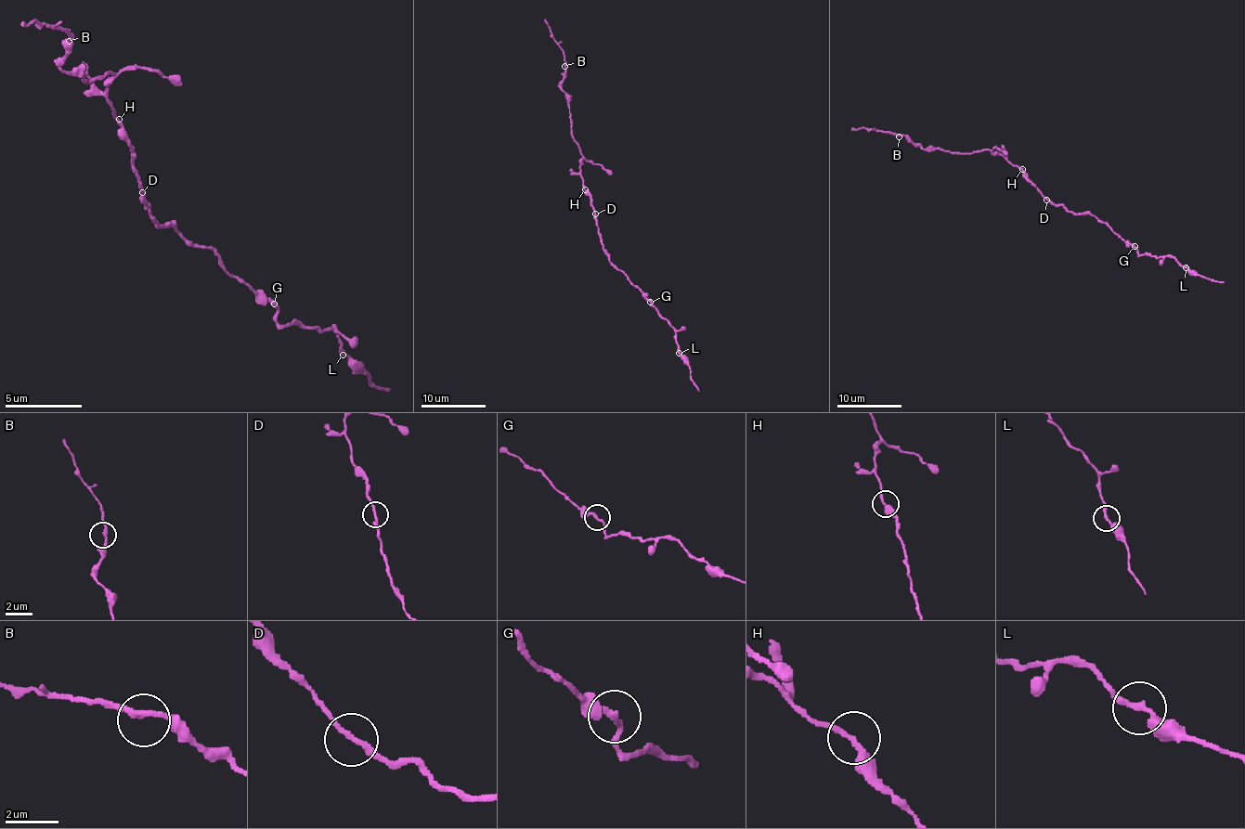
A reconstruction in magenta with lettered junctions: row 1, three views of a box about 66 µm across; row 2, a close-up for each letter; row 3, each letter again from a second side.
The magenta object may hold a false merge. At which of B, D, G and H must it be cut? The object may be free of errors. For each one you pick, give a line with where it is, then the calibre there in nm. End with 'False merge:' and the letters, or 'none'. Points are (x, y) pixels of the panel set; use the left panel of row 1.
False merge: none

